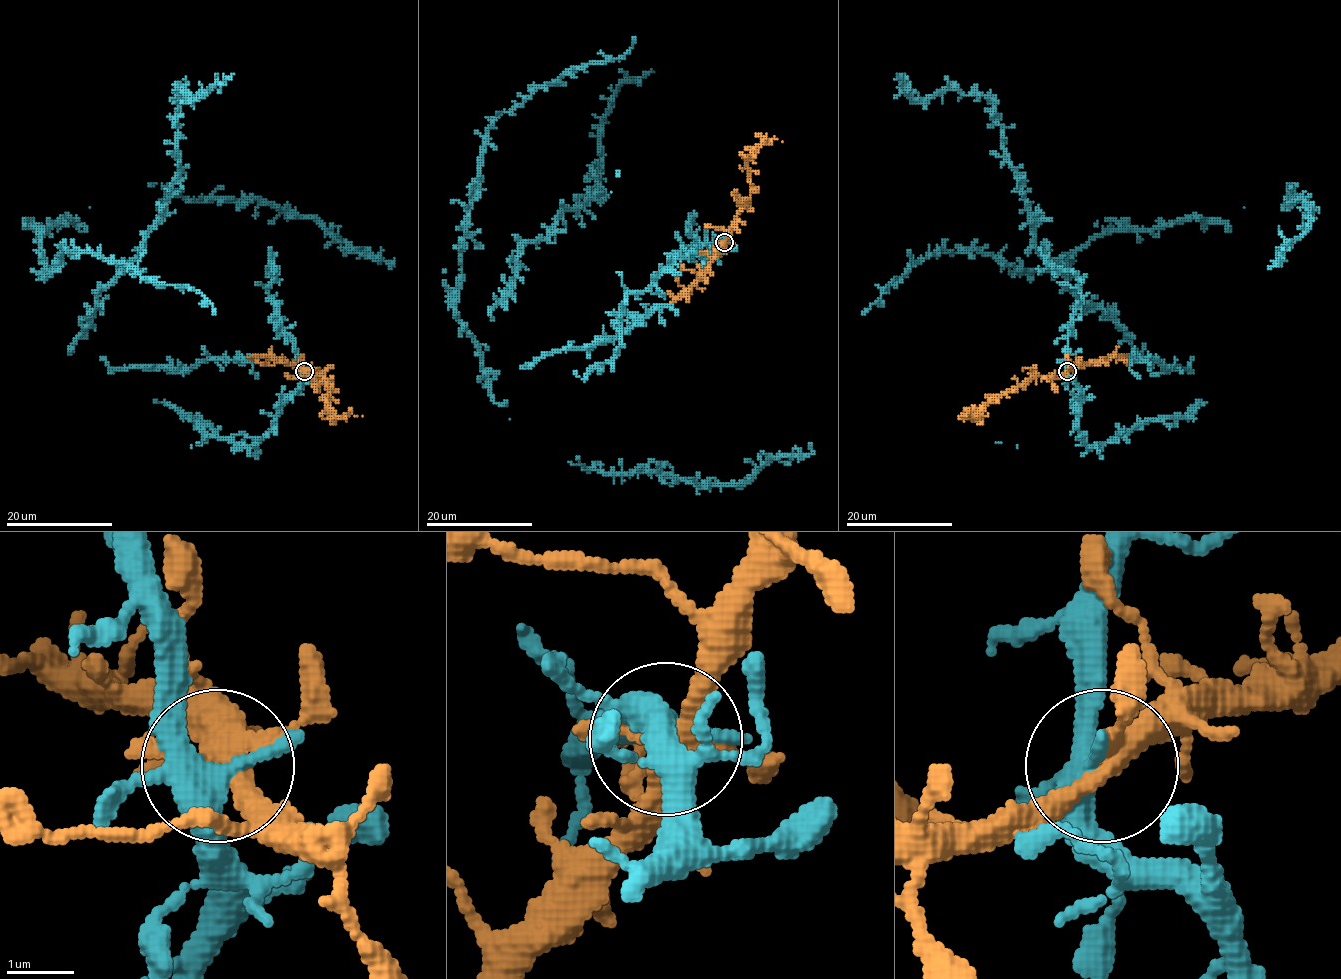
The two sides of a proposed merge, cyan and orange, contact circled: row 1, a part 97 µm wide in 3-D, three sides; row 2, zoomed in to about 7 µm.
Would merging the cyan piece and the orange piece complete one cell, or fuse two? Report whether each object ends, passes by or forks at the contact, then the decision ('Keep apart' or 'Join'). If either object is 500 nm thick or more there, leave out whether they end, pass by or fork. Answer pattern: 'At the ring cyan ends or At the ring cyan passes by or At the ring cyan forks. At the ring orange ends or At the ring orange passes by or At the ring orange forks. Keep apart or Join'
At the ring cyan forks. At the ring orange forks. Join

